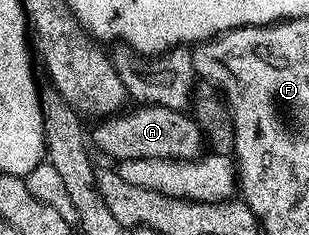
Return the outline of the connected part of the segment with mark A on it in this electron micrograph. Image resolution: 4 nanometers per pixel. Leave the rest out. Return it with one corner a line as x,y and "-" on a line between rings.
138,104
133,108
102,117
94,124
97,126
91,129
91,145
96,152
98,149
103,156
114,157
114,162
117,163
127,159
187,159
194,161
206,152
205,133
188,112
158,105

